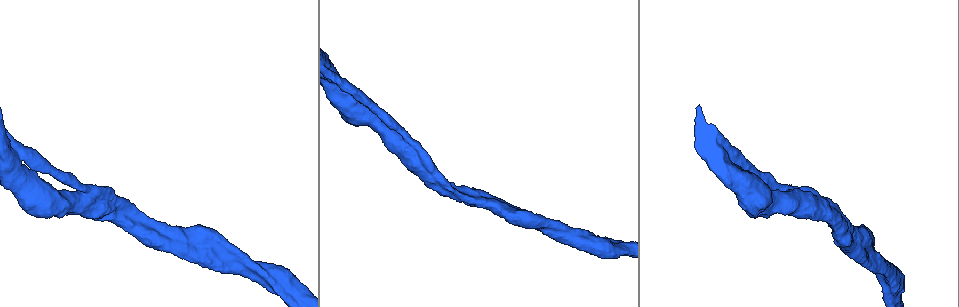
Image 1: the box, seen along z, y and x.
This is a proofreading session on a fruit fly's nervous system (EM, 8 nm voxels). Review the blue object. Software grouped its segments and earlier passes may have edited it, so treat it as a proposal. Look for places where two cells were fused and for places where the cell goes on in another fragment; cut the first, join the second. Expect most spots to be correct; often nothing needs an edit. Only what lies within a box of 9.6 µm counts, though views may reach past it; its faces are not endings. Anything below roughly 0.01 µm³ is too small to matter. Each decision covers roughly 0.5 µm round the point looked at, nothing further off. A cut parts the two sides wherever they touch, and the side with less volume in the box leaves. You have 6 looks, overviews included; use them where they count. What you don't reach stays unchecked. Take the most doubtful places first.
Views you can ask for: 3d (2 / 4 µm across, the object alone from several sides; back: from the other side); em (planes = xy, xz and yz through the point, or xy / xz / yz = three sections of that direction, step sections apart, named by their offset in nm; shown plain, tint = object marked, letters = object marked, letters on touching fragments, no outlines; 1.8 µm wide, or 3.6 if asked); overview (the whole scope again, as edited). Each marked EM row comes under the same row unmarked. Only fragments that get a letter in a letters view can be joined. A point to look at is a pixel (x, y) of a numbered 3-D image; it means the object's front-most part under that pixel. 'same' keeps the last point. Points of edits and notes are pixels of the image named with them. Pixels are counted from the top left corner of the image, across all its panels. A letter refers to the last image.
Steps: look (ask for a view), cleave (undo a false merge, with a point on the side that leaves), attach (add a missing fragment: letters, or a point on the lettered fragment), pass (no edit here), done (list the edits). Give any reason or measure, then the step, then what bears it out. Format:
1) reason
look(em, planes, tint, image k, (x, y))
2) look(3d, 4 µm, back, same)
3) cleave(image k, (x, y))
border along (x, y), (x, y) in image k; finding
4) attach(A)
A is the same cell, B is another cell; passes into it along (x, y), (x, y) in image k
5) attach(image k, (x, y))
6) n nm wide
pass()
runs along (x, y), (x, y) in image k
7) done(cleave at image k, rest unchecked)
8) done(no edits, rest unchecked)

three-way junction
look(3d, 4 µm, back, image 1, (790, 193))

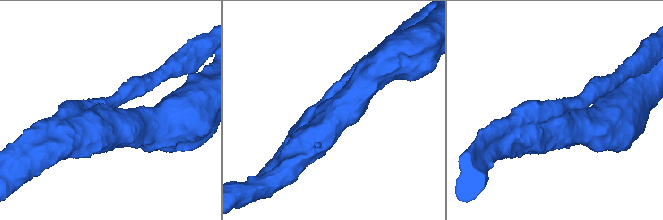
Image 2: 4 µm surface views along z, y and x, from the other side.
3 arms; arms of 240, 500, 600 nm; need the tissue
look(em, 3.6 µm, yz, step 4, tint, image 2, (560, 116))

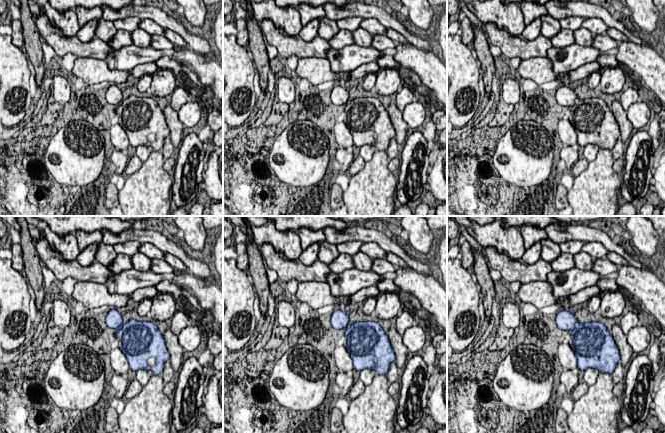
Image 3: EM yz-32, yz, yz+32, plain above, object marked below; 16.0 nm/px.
look(em, 3.6 µm, xz, step 4, letters, same)

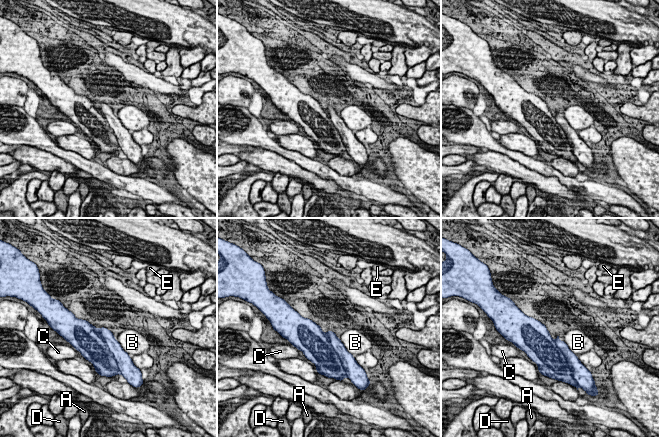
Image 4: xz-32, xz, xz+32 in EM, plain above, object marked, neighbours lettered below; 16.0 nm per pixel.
pass()
A, B, C, D and E are other cells; all the same cell

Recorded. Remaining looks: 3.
look(em, planes, letters, image 1, (855, 247))

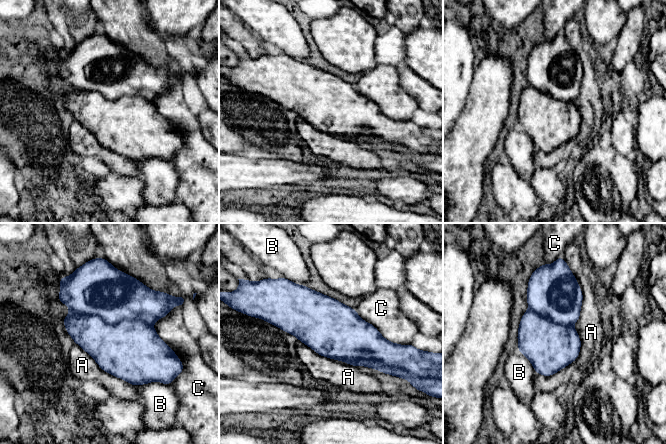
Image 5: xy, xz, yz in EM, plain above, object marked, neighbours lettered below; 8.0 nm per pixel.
A touches over 480 nm
pass()
A, B and C are other cells; all the same cell

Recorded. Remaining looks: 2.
looks like a crossing
look(em, 3.6 µm, planes, letters, image 1, (13, 162))

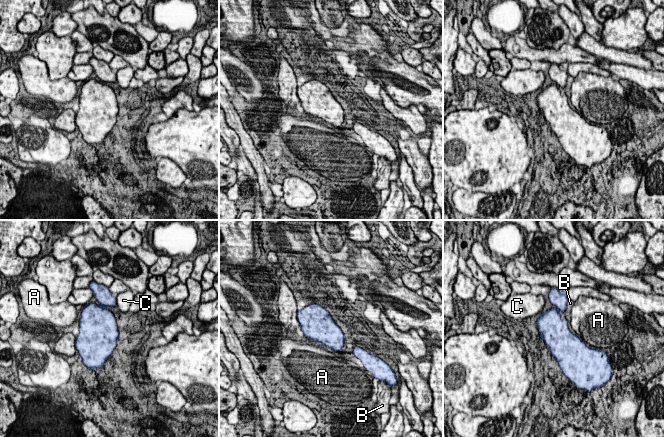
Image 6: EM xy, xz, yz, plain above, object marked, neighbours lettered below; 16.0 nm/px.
pass()
A, B and C are other cells; border along (576, 335), (581, 339) in image 6; continuous, no second cell

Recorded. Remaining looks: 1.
done(no edits, rest unchecked)

